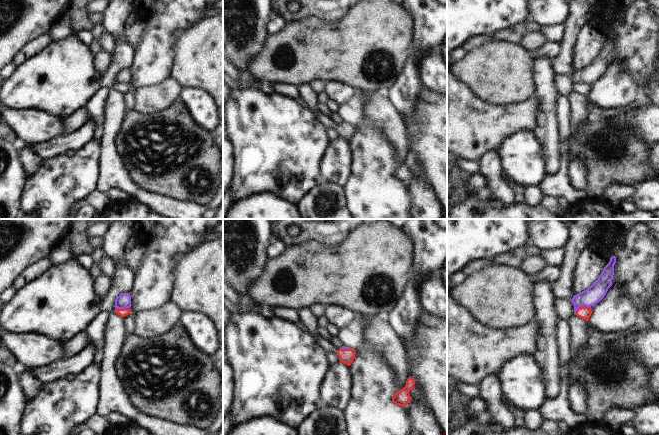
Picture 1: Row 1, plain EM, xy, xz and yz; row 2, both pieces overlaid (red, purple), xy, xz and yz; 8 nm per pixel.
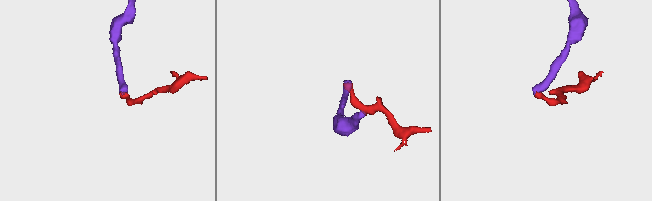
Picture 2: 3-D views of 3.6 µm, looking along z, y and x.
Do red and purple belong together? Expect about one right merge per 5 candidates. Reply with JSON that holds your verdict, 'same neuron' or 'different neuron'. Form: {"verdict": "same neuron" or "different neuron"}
{"verdict": "different neuron"}

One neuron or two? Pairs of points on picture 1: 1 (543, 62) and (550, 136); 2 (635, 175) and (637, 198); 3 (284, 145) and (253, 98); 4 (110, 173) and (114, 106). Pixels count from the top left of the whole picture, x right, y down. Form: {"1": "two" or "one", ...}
{"1": "one", "2": "two", "3": "one", "4": "one"}

